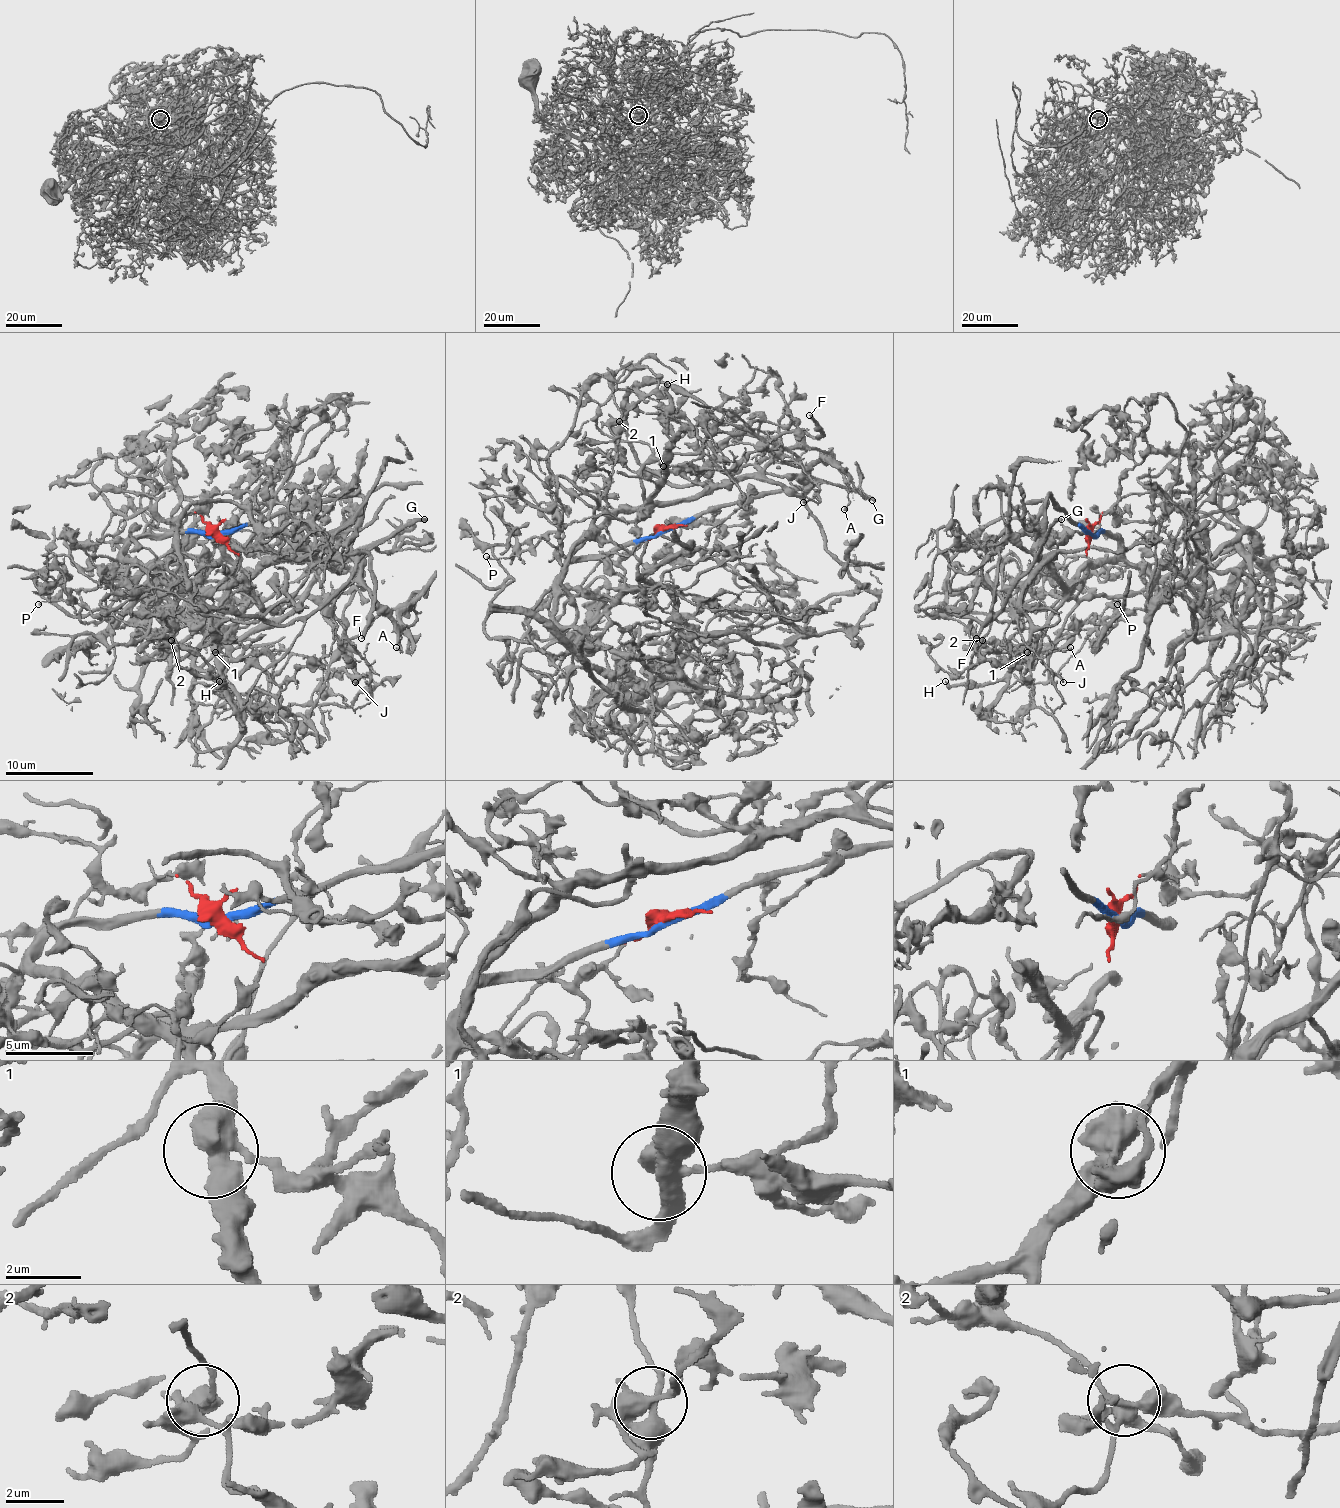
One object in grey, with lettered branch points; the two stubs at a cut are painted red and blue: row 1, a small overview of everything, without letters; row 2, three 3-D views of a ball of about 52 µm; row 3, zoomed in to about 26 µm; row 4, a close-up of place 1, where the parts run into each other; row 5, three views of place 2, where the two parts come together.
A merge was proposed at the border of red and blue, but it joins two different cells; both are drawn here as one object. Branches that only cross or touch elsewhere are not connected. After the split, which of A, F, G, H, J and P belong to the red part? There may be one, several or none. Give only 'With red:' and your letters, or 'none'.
With red: none

